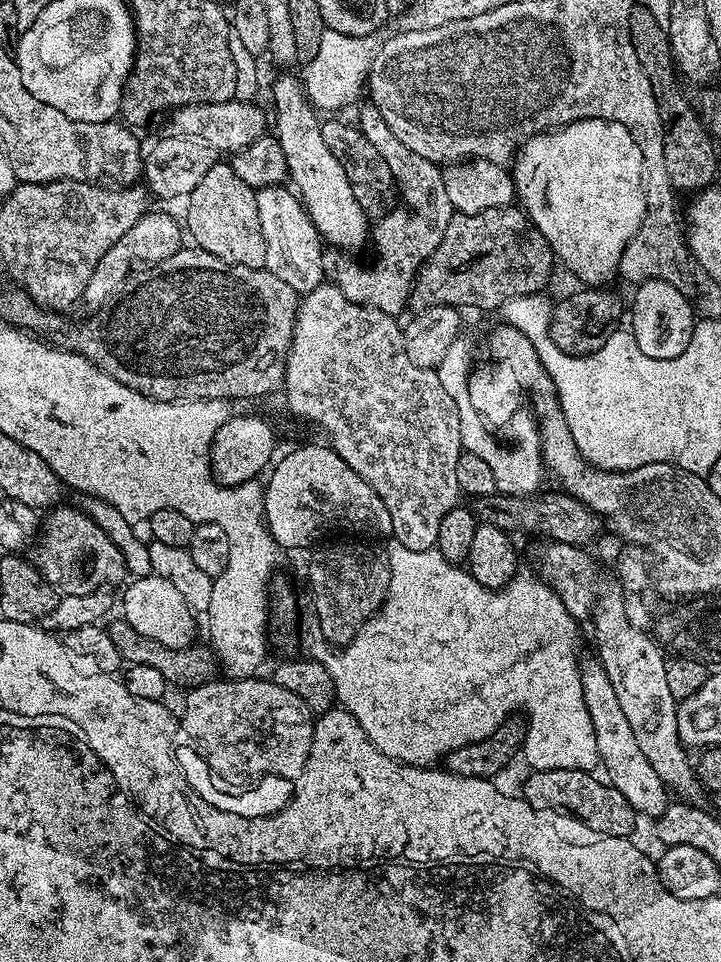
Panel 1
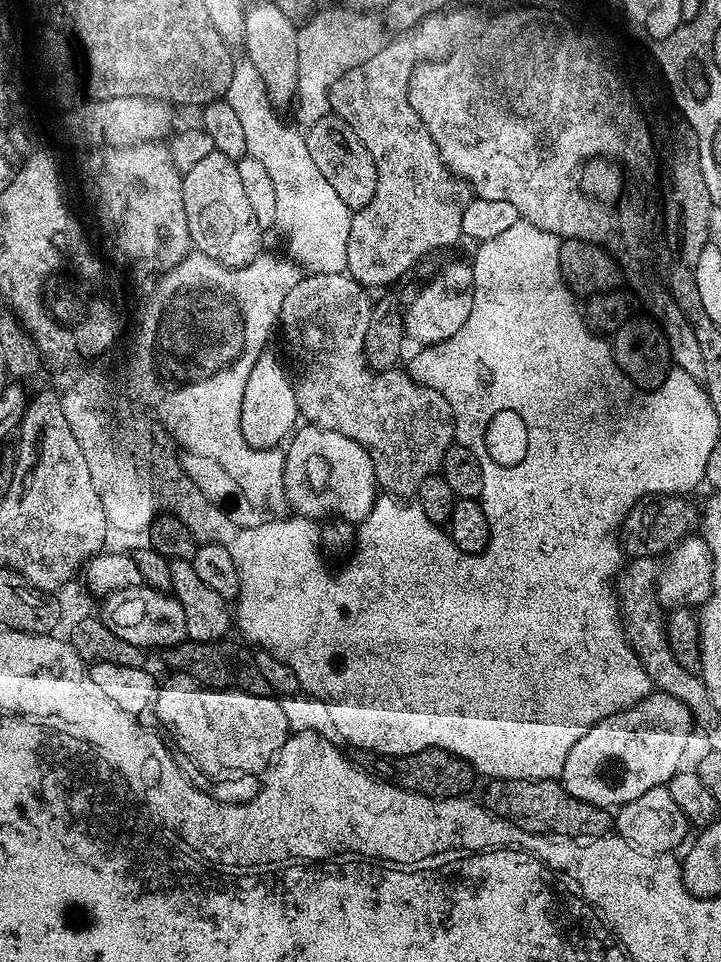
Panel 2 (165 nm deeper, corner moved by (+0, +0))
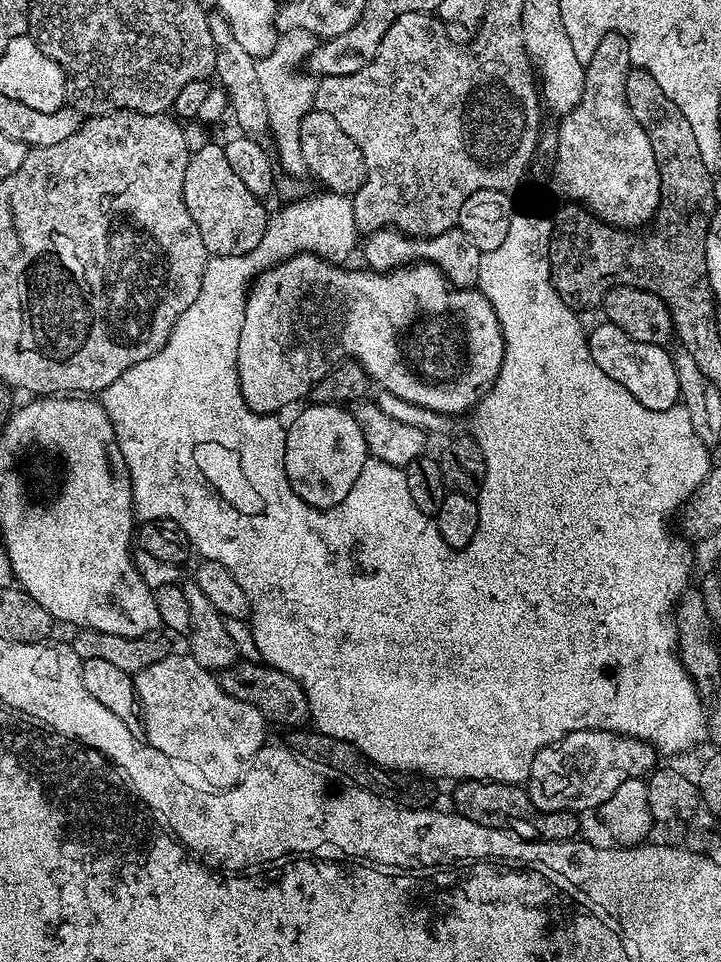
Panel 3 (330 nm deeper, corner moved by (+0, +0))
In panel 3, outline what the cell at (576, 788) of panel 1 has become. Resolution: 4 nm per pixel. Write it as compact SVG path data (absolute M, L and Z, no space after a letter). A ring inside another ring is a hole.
M462 780L455 785L456 805L454 811L458 816L478 822L478 826L501 828L520 836L523 840L547 842L550 840L577 839L581 817L575 812L543 812L532 804L527 787L519 784L503 784L493 780Z

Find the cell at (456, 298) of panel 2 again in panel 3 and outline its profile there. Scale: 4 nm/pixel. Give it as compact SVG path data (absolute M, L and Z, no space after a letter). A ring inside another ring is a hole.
M459 227L427 238L413 238L396 231L395 228L383 228L381 232L371 233L363 241L362 252L363 248L364 260L368 263L365 265L369 269L391 270L411 265L413 262L427 262L439 269L449 284L457 289L472 290L476 288L478 266L480 265L482 253L478 250L478 246L474 246L474 242L470 242L470 238L466 233L460 231Z

